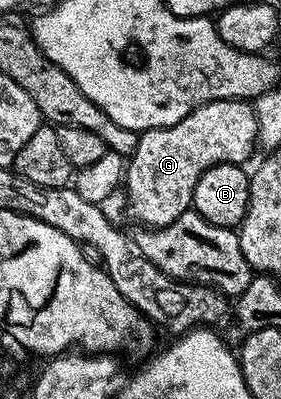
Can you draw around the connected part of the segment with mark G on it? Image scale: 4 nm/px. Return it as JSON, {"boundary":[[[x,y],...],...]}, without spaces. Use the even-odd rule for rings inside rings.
{"boundary":[[[239,99],[237,101],[210,101],[207,105],[202,105],[198,109],[193,109],[188,115],[184,115],[184,119],[180,119],[180,123],[172,123],[172,127],[164,127],[163,129],[147,129],[139,136],[138,145],[133,153],[129,154],[128,164],[126,167],[126,176],[124,178],[124,193],[126,189],[126,201],[130,204],[130,213],[139,221],[142,227],[157,227],[172,223],[184,212],[187,212],[194,204],[194,188],[200,179],[200,175],[204,175],[204,171],[208,171],[217,165],[240,165],[245,166],[246,160],[254,153],[254,140],[258,137],[258,117],[254,114],[254,109],[249,100]]]}

